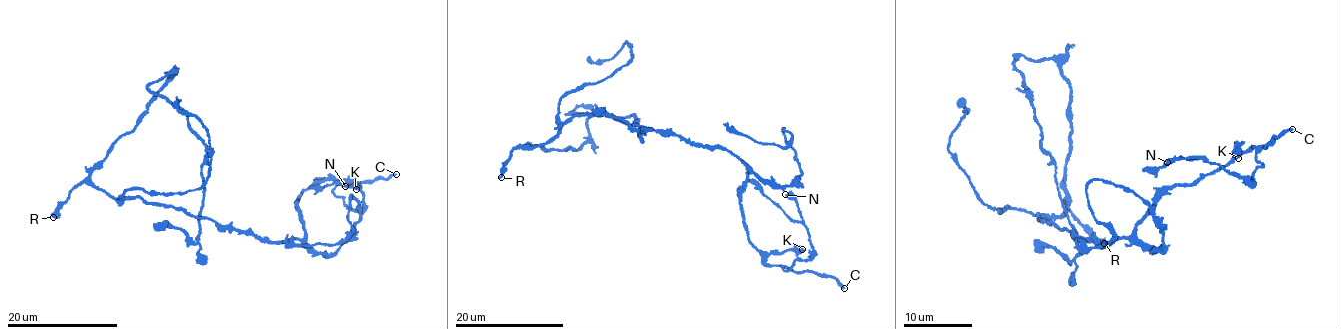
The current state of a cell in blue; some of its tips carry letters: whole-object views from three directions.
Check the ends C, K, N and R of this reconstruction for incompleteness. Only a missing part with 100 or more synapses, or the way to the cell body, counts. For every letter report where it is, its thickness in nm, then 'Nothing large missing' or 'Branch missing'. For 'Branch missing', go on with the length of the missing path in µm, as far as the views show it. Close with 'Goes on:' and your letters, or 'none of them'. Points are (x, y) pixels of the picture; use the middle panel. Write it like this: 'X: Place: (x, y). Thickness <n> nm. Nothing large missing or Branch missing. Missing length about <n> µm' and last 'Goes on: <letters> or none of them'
C: Place: (844, 288). Thickness 280 nm. Branch missing. Missing length about 250 µm
K: Place: (802, 249). Thickness 160 nm. Nothing large missing
N: Place: (785, 194). Thickness 380 nm. Nothing large missing
R: Place: (501, 177). Thickness 400 nm. Nothing large missing
Goes on: C

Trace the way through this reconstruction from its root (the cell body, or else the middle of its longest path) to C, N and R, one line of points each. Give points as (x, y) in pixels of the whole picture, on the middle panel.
C: (570, 117), (609, 116), (736, 154), (749, 167), (743, 224), (761, 256), (844, 288)
N: (570, 117), (609, 116), (736, 154), (749, 167), (748, 237), (785, 270), (812, 250), (785, 194)
R: (570, 117), (545, 142), (524, 148), (516, 147), (501, 177)

